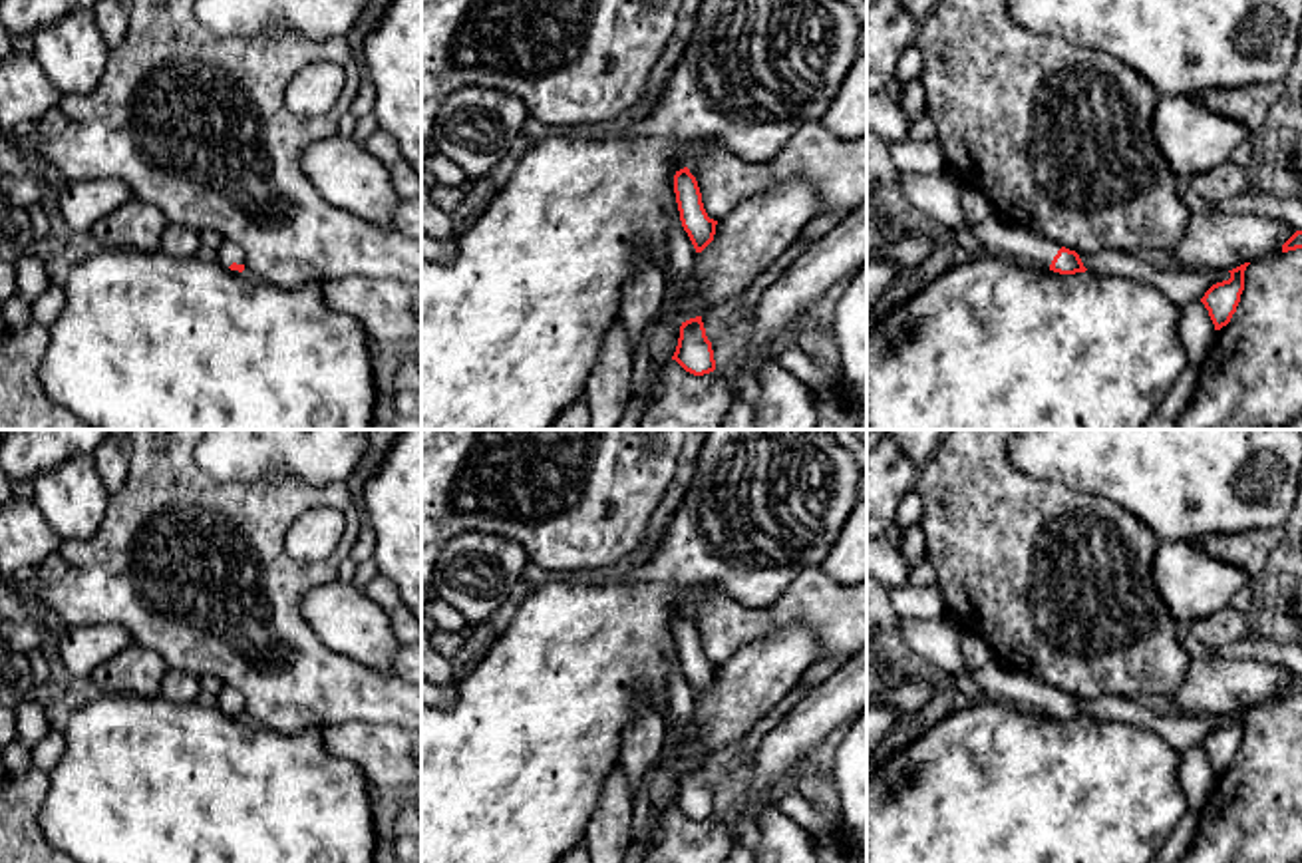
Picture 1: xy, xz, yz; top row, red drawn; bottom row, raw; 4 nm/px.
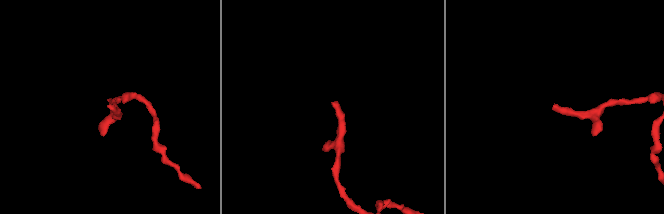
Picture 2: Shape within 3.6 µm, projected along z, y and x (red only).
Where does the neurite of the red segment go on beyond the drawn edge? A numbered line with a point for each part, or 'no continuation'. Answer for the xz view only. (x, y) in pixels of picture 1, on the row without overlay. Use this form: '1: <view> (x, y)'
no continuation

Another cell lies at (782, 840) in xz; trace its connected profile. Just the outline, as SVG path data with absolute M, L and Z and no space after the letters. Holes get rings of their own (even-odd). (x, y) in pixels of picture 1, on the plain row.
M765 807L753 823L759 831L755 863L819 863L811 833L793 819Z

